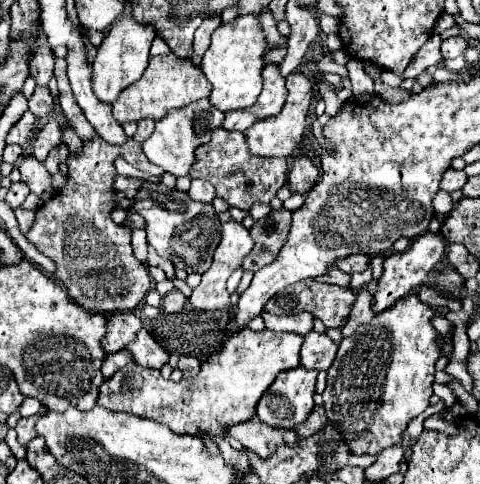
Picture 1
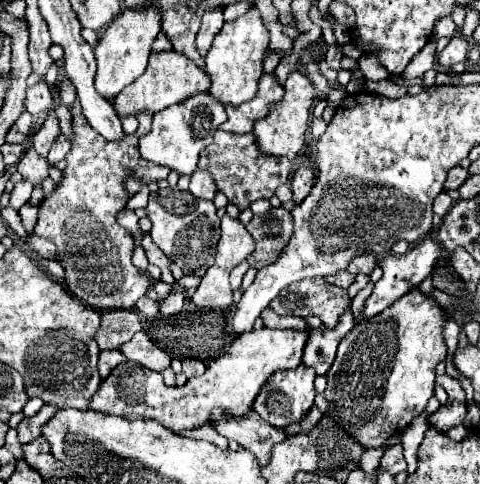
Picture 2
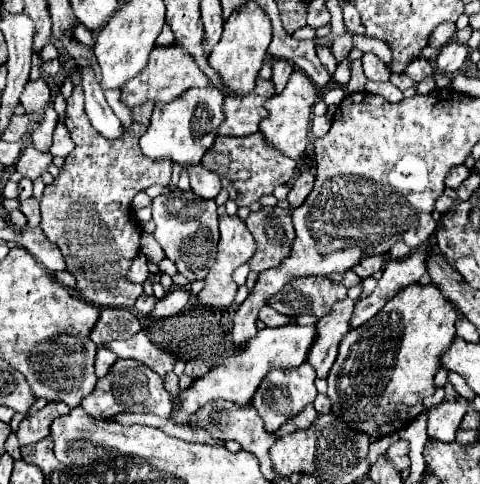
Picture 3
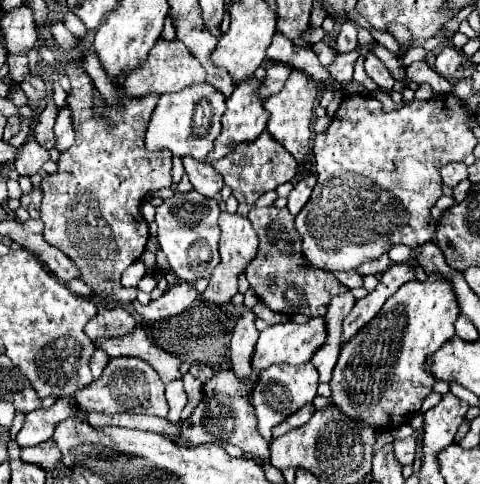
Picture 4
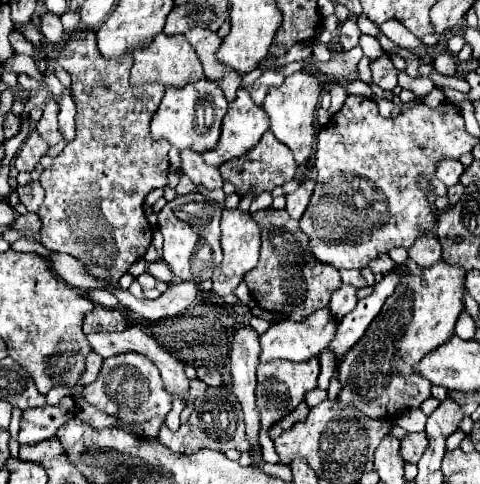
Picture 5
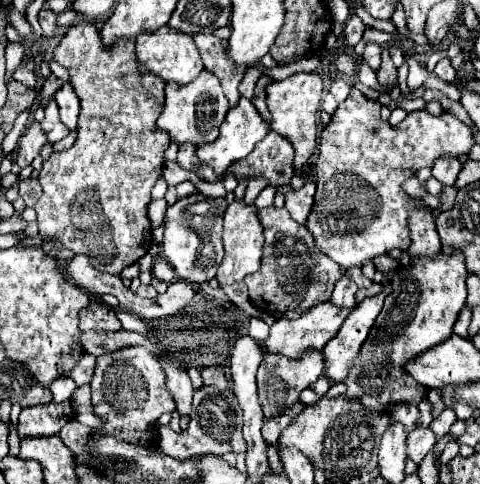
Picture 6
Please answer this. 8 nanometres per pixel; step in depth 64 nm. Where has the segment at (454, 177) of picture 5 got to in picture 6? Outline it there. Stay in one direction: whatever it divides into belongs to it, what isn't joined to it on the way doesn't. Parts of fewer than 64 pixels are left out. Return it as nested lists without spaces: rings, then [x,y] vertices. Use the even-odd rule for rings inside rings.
[[[442,156],[442,158],[438,158],[438,160],[434,162],[434,166],[432,166],[432,176],[434,176],[438,182],[442,182],[444,186],[450,186],[450,184],[454,184],[460,168],[462,168],[462,164],[460,164],[458,158],[454,158],[454,156]]]

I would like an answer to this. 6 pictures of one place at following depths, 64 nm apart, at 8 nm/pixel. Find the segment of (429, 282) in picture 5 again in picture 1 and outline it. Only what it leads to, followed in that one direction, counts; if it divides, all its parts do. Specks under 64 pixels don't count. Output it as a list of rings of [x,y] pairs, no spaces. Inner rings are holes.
[[[418,294],[404,296],[392,308],[376,314],[372,322],[360,324],[356,332],[348,338],[342,338],[340,346],[324,332],[308,332],[302,344],[300,362],[308,370],[328,370],[328,384],[324,390],[324,410],[328,420],[340,434],[344,436],[346,444],[354,454],[374,454],[382,452],[388,446],[402,442],[402,432],[406,430],[408,422],[422,414],[430,406],[432,384],[434,384],[434,364],[442,356],[440,352],[440,338],[436,328],[432,326],[432,318],[436,312],[420,302]]]

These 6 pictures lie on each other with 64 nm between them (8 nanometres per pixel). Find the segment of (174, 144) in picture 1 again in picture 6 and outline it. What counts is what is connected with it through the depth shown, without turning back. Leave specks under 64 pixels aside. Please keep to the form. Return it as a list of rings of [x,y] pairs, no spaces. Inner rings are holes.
[[[202,70],[200,76],[190,84],[166,84],[166,104],[164,112],[158,118],[158,128],[168,132],[170,138],[178,144],[192,142],[198,146],[204,142],[214,142],[218,138],[218,128],[224,122],[228,108],[228,98],[222,92],[220,80],[212,72]]]

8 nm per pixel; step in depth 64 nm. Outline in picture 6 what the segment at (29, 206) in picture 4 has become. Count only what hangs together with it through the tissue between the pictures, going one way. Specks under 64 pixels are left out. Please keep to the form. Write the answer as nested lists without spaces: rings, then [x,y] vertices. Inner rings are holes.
[[[36,178],[20,180],[18,188],[20,188],[20,196],[24,198],[26,206],[34,206],[38,202],[38,198],[42,196],[42,188],[40,188],[40,182]]]

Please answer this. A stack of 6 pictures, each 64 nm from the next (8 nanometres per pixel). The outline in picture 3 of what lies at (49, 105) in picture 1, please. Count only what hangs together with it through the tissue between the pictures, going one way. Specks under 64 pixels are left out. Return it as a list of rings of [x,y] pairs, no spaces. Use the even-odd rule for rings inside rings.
[[[38,78],[38,80],[28,80],[28,84],[24,86],[24,92],[20,96],[22,106],[26,108],[26,112],[42,112],[48,102],[50,102],[50,88],[48,84]]]

